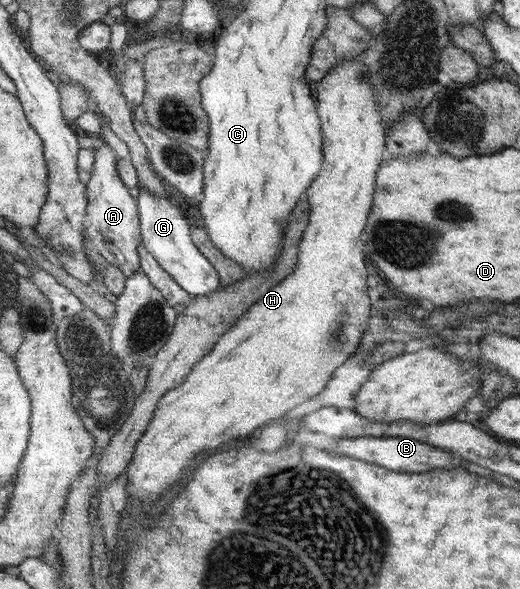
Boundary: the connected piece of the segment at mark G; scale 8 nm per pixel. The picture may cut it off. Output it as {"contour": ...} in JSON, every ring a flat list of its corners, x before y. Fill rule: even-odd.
{"contour":[[143,184,138,185,138,208,145,248,161,267,192,296,209,295,221,288,221,278,215,266,201,253,192,237,193,227,179,211,172,198,153,193]]}

